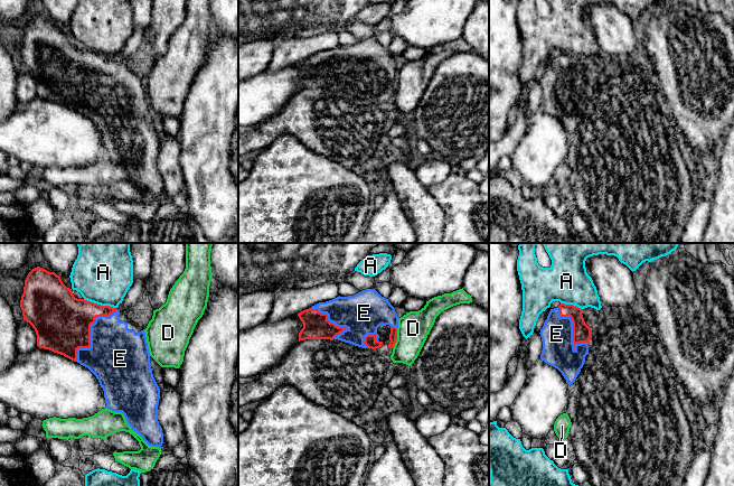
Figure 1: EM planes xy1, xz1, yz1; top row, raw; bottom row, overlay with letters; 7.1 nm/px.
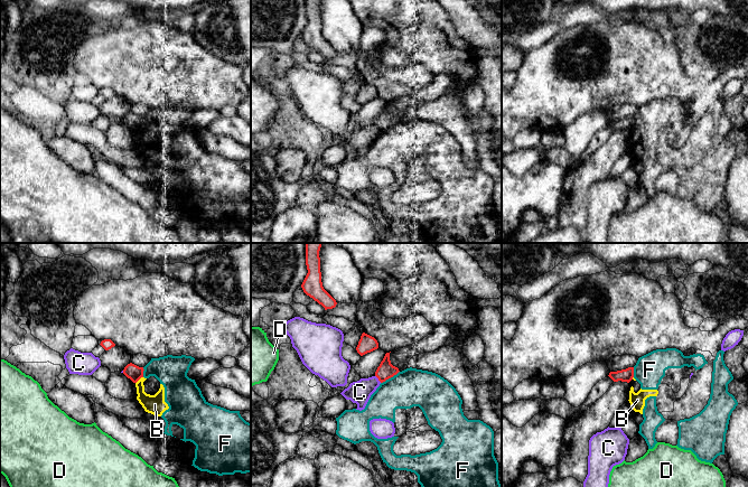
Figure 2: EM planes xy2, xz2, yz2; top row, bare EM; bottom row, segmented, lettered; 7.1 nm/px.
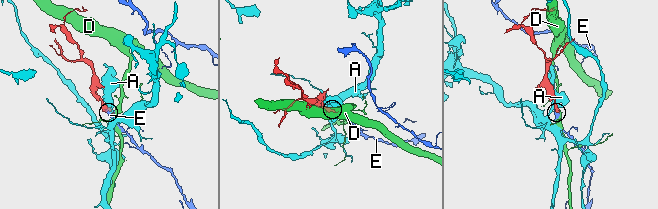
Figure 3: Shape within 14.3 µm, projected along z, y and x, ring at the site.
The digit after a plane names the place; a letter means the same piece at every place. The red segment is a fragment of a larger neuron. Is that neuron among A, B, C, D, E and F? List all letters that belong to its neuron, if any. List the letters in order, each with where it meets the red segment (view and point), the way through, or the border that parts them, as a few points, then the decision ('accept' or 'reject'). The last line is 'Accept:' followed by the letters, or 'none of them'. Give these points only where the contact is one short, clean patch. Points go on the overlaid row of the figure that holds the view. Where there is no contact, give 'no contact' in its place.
A: xy1 (100, 305) | along xy1 (84, 298), (115, 308) | reject
B: xy2 (139, 378) | along xy2 (142, 376), (136, 383) | reject
C: xz2 (377, 377) | reject
D: xz1 (396, 338) | along xz1 (397, 328), (397, 339), (393, 348) | reject
E: xy1 (90, 334) | accept
F: xz2 (390, 377) | along xz2 (399, 371), (381, 383) | reject
Accept: E

